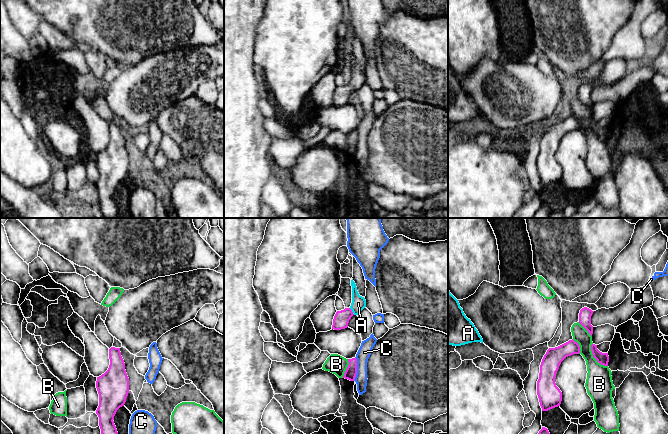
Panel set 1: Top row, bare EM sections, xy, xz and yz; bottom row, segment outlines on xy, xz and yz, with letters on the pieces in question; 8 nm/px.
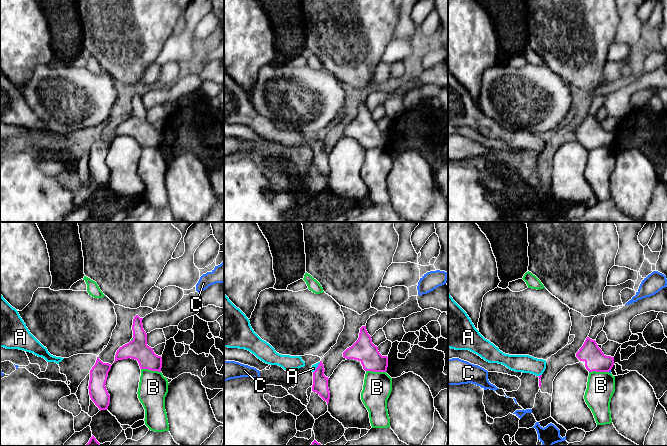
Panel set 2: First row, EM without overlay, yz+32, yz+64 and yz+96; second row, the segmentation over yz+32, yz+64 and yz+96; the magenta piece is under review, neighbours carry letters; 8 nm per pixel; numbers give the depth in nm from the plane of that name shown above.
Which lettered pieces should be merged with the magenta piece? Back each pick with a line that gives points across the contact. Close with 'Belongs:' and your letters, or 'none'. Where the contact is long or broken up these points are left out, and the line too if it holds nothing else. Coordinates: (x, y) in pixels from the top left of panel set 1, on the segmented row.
A: Path across: xz (341, 319), (351, 311), (358, 303)
Belongs: A

